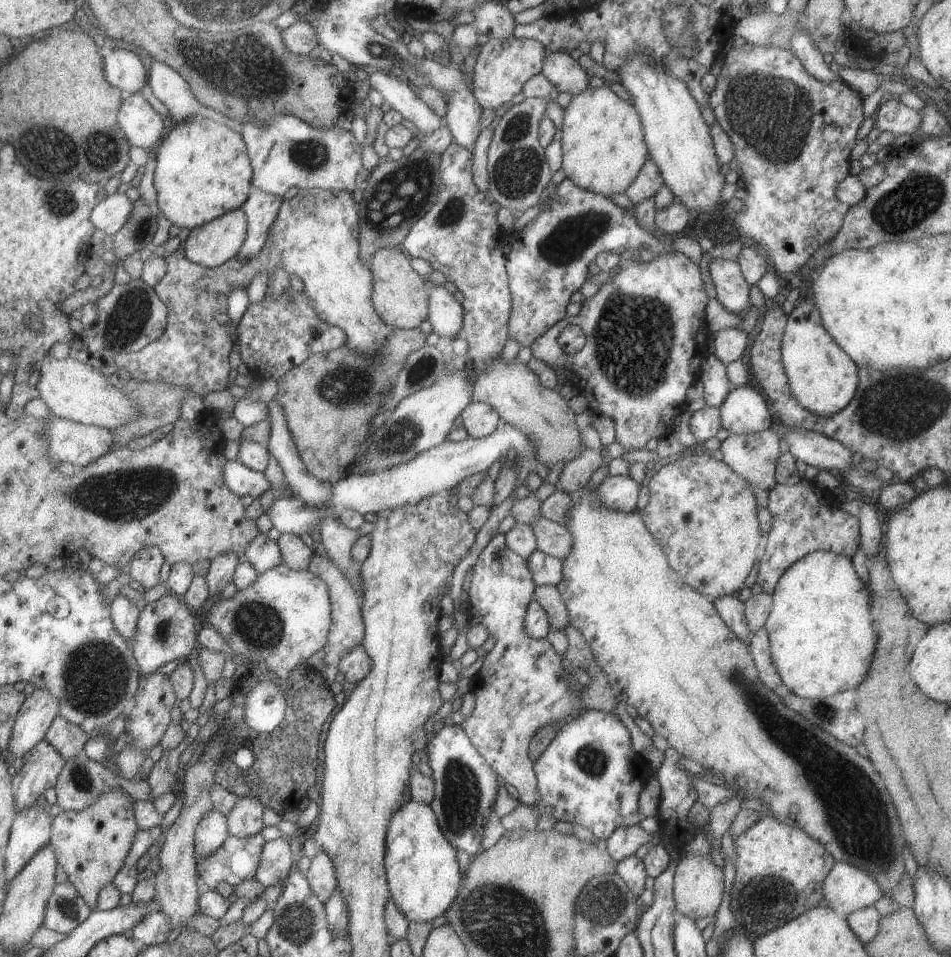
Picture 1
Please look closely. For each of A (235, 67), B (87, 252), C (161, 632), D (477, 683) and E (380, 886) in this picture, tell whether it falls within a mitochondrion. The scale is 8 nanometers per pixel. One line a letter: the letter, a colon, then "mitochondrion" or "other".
A: mitochondrion
B: other
C: mitochondrion
D: other
E: other

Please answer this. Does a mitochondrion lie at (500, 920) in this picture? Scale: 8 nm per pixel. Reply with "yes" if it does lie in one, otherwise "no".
yes

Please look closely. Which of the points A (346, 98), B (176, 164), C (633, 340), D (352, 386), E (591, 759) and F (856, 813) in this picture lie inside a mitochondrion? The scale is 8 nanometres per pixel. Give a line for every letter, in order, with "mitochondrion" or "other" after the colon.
A: other
B: other
C: mitochondrion
D: mitochondrion
E: mitochondrion
F: mitochondrion

